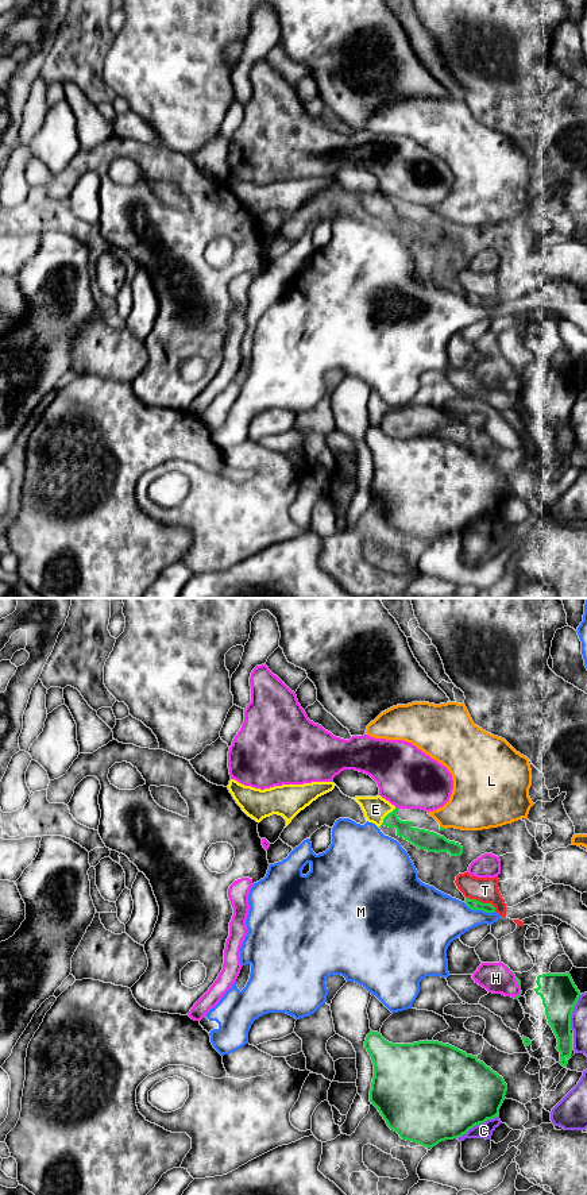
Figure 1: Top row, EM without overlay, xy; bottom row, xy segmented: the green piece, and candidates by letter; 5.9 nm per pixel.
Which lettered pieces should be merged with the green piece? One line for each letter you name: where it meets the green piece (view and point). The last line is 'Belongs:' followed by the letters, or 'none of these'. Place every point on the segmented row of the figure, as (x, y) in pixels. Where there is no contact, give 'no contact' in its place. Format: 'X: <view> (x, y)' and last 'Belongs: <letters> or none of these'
E: xy (386, 816)
Belongs: E

